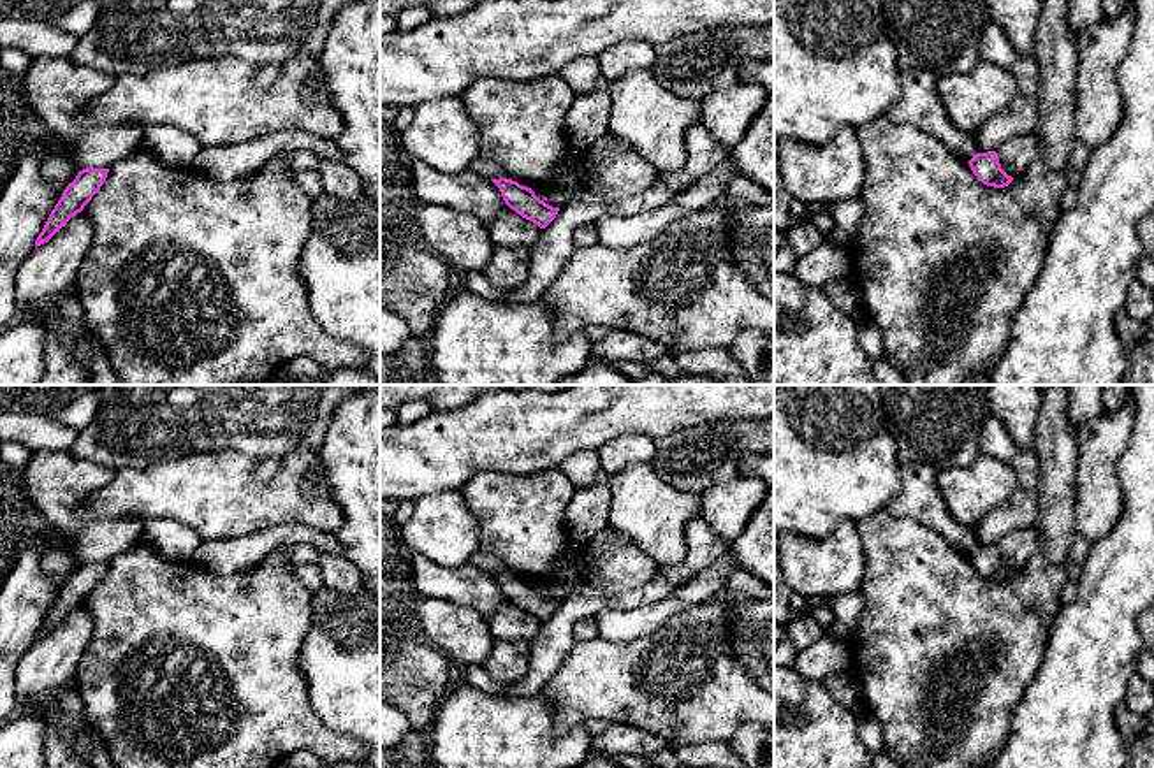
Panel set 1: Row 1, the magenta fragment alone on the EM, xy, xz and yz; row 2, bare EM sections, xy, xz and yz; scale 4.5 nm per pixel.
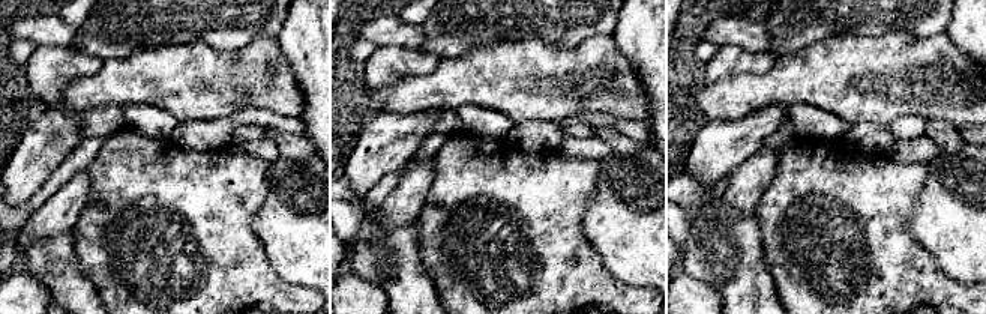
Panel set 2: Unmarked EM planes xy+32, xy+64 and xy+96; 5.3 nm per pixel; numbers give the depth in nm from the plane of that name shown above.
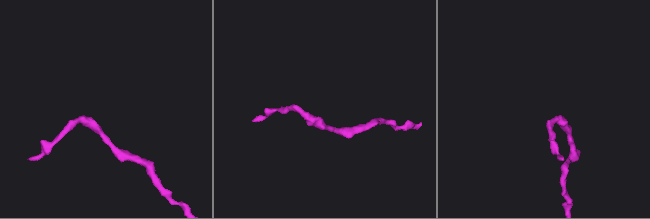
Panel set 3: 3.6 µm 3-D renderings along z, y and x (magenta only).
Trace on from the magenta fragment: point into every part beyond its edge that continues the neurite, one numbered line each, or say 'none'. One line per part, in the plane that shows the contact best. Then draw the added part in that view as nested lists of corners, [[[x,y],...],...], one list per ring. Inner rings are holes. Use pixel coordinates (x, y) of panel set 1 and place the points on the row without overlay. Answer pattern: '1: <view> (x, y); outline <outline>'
none

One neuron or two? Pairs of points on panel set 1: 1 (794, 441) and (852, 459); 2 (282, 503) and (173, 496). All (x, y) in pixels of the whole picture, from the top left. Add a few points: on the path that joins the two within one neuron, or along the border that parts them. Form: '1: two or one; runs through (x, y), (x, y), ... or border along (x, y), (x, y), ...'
1: one; runs through (808, 454), (825, 454), (838, 459)
2: one; runs through (255, 503), (233, 503), (219, 496), (199, 496)

